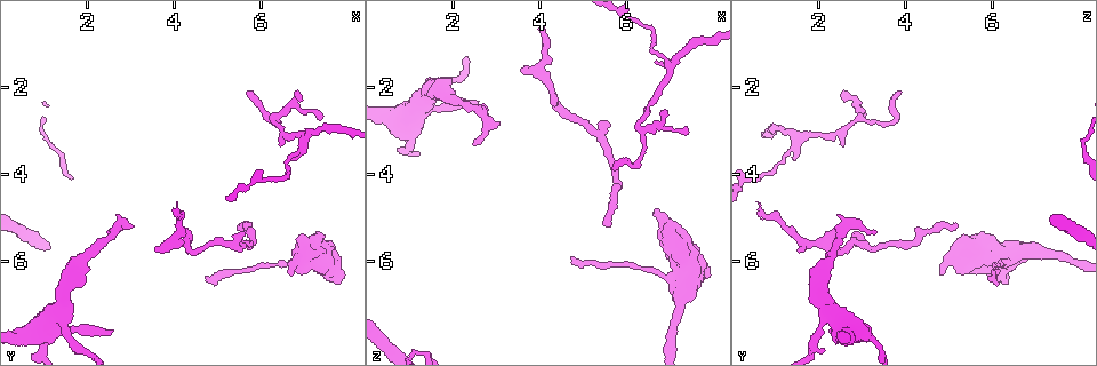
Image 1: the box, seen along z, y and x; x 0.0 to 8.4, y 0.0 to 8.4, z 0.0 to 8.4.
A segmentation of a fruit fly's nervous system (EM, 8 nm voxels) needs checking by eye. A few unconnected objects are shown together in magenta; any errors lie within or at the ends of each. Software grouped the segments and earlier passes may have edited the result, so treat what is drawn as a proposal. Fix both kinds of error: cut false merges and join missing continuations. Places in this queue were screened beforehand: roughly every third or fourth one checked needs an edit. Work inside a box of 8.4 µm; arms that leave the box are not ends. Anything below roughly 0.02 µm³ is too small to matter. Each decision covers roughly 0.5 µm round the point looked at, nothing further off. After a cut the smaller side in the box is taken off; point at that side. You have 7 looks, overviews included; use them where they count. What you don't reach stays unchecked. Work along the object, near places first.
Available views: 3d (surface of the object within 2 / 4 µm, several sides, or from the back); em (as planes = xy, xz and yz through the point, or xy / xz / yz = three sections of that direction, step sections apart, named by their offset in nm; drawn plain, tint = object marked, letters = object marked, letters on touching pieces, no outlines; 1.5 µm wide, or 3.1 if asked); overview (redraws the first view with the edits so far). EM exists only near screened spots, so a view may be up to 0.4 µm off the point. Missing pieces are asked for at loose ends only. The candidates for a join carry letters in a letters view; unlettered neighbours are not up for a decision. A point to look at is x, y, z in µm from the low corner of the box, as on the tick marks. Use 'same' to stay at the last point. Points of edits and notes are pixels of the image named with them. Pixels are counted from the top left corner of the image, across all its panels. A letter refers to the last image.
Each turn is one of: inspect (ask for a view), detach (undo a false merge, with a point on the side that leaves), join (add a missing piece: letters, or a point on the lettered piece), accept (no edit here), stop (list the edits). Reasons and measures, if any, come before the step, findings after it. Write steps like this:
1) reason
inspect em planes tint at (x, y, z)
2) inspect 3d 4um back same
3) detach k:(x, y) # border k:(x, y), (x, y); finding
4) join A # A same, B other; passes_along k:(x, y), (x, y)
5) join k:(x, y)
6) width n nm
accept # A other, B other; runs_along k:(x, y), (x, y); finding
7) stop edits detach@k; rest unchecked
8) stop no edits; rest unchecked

abrupt turn
inspect em xz step 8 letters at (6.25, 2.80, 2.90)

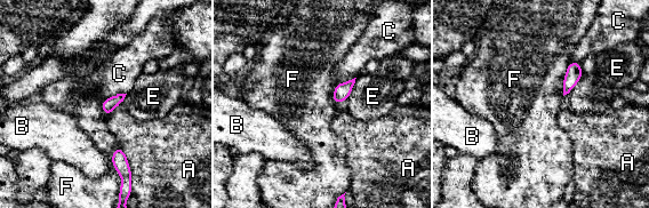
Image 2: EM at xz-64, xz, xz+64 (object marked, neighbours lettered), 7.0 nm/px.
inspect em planes letters same

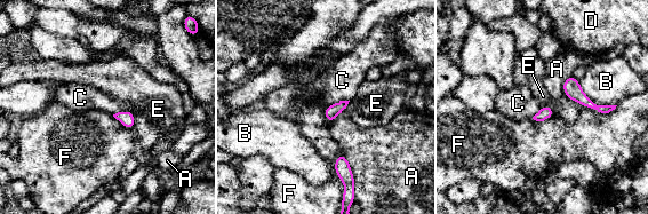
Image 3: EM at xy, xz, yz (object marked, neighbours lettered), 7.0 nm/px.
accept # A other, B other, C other, D other, E other, F other; border 3:(583, 105), (601, 112), (617, 105); all the same neuron

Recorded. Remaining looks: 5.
free end
inspect em xz step 8 letters at (4.05, 4.70, 0.60)

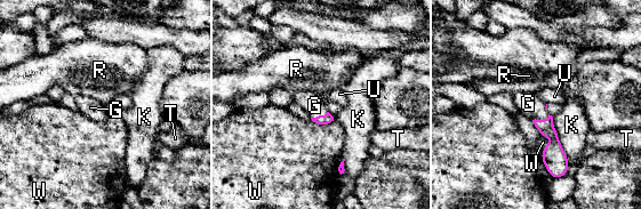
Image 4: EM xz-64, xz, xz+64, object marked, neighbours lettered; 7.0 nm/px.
inspect em planes letters same

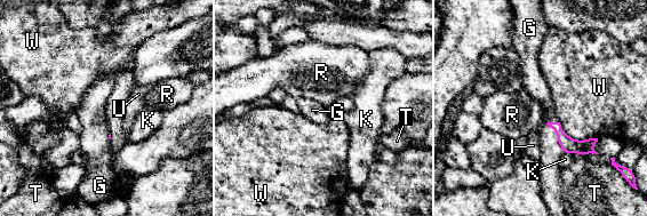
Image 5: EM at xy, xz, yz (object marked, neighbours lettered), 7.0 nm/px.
longest_contact W 300 nm
join G # G same, K other, R other, T other, U other, W other; passes_along 5:(568, 145), (558, 137), (550, 149); it goes on there

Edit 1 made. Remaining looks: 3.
see it whole again
inspect overview

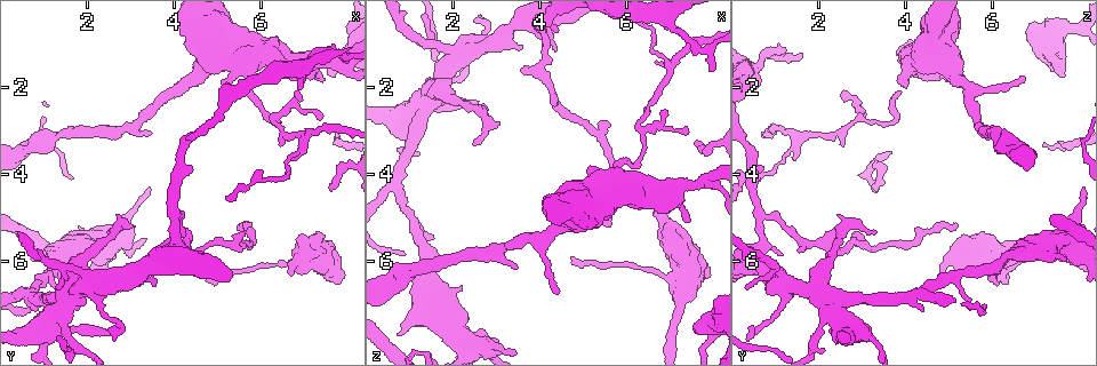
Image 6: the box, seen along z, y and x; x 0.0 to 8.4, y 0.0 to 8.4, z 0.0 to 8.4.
free end
inspect em xy step 8 letters at (7.55, 1.75, 7.50)

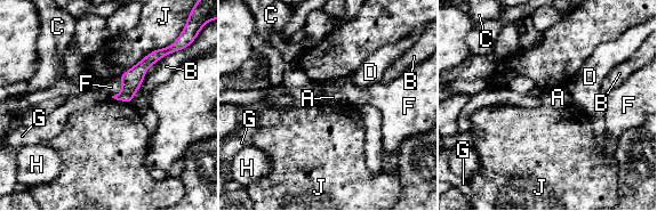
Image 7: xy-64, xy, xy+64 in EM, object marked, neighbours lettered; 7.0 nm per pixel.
inspect em planes letters same

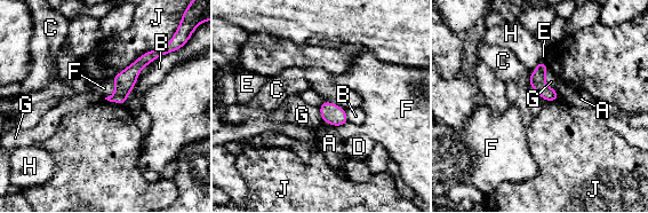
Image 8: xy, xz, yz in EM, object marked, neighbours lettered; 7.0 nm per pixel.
accept # A other, B other, C other, D other, E other, F other, G other, H other, J other; runs_along 8:(149, 58), (129, 75), (112, 99); none of them fits

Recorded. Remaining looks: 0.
stop edits join@5; rest unchecked

